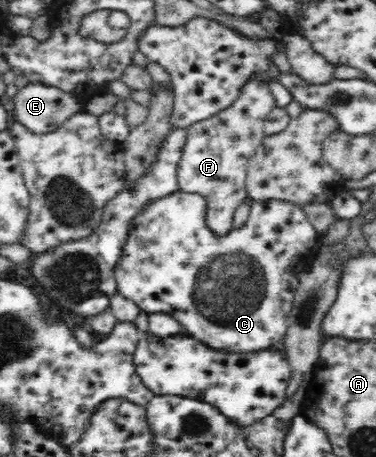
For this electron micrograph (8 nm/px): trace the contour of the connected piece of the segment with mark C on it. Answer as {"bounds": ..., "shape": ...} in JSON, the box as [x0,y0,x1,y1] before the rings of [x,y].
{"bounds":[114,190,321,353],"shape":[[[178,190],[168,197],[149,201],[143,207],[143,211],[134,218],[134,221],[131,221],[130,233],[126,245],[123,247],[122,257],[114,271],[118,293],[134,301],[141,310],[148,314],[166,313],[171,315],[184,329],[185,335],[191,336],[211,349],[225,349],[225,351],[233,351],[233,353],[251,353],[251,351],[259,352],[263,349],[279,347],[281,345],[280,339],[283,339],[287,333],[288,313],[291,311],[294,293],[299,285],[297,273],[293,273],[293,269],[299,264],[307,265],[309,259],[315,256],[317,247],[321,242],[320,235],[313,228],[305,210],[300,205],[288,201],[265,200],[253,201],[245,225],[239,229],[233,228],[227,235],[219,238],[206,225],[207,200],[205,199],[206,197],[200,193],[186,193],[186,191]]]}

